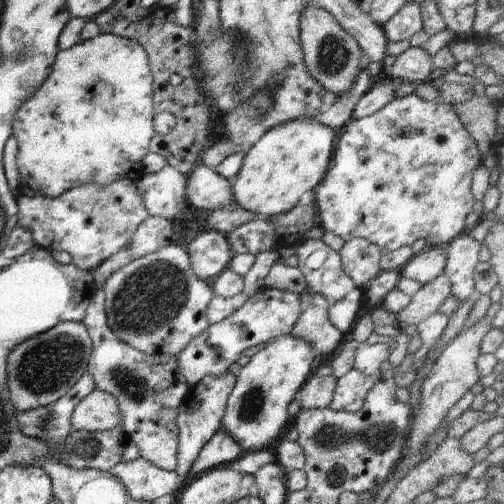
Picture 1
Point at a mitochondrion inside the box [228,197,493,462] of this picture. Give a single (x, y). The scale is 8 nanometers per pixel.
(329, 437)

